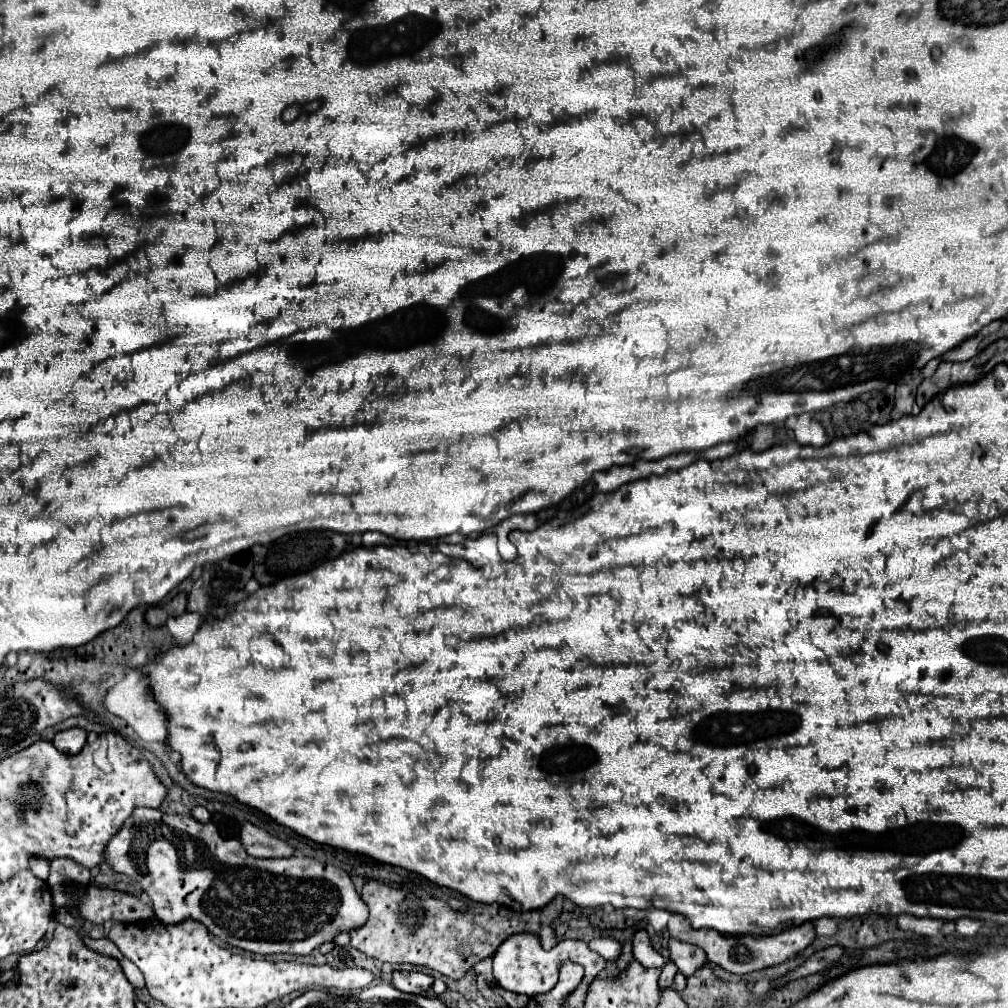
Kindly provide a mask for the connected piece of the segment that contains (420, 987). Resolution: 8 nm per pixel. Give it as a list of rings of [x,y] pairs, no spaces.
[[[403,971],[393,973],[393,985],[405,993],[421,995],[431,987],[431,983],[433,983],[433,977],[425,973],[403,973]]]

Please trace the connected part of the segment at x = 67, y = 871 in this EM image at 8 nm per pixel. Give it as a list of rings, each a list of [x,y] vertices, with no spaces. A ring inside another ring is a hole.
[[[61,857],[61,859],[53,859],[51,861],[51,873],[49,873],[49,879],[47,879],[47,885],[51,887],[51,893],[53,893],[53,903],[55,903],[55,909],[57,907],[67,907],[71,909],[71,903],[67,903],[67,897],[63,895],[61,887],[63,883],[71,881],[79,887],[85,887],[91,879],[91,873],[87,867],[83,867],[81,863],[75,863],[73,859],[67,859],[67,857]]]

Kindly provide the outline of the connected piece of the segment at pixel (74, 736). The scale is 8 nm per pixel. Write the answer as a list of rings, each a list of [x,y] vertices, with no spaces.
[[[73,727],[73,729],[65,729],[65,731],[55,733],[53,745],[55,745],[61,753],[75,755],[77,751],[83,749],[85,739],[87,739],[87,733],[85,733],[83,729],[79,729],[79,727]]]

